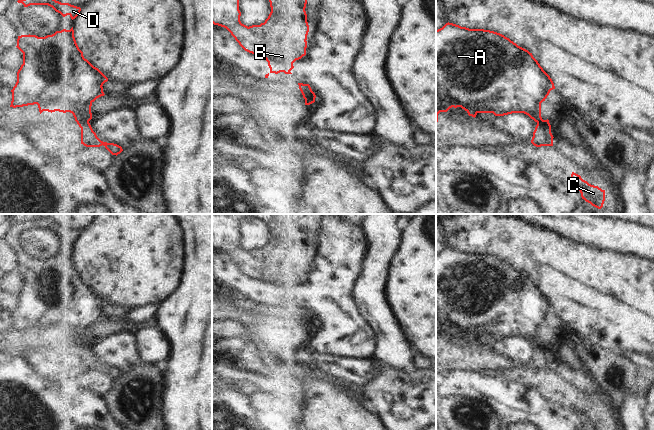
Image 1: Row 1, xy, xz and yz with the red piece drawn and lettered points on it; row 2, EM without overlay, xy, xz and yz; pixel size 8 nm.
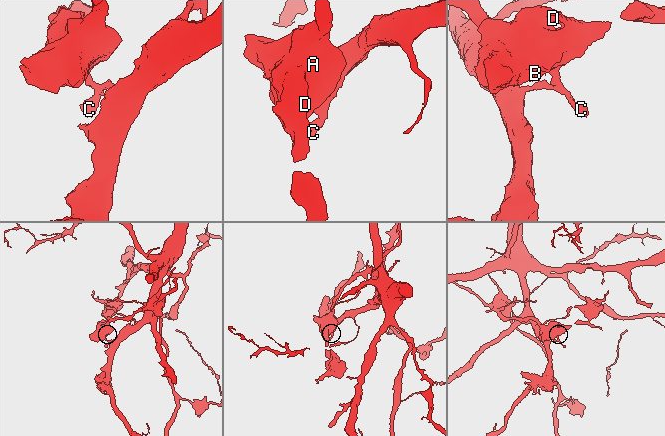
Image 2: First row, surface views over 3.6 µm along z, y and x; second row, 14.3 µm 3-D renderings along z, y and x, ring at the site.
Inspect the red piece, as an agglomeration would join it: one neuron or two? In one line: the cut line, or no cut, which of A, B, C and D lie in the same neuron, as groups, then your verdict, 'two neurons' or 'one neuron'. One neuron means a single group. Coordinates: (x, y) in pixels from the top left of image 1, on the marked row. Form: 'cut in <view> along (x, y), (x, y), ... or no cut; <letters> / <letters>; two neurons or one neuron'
cut in xz along (312, 91), (305, 100); A B D / C; two neurons

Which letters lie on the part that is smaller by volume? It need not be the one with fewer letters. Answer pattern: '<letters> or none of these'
A, B, D

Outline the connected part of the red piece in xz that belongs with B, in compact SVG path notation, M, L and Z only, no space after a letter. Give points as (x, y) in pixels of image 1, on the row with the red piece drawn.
M212 0L212 23L226 28L245 51L266 59L270 72L265 75L265 78L268 78L270 73L292 74L290 71L294 68L293 63L306 55L306 40L309 32L305 11L307 0L269 0L269 2L271 12L265 22L248 27L240 21L239 0Z

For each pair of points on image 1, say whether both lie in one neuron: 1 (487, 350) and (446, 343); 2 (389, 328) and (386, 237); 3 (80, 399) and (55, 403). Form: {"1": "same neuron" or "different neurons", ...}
{"1": "same neuron", "2": "same neuron", "3": "same neuron"}

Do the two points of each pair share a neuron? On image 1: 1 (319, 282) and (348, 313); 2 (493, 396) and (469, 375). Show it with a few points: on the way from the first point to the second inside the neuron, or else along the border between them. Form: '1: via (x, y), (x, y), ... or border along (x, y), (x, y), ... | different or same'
1: via (327, 290), (340, 305) | same
2: via (487, 390), (475, 381) | same

